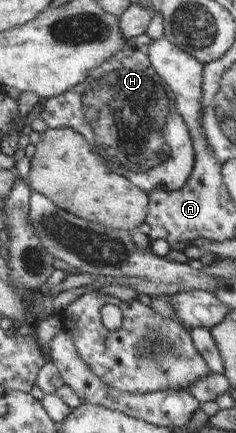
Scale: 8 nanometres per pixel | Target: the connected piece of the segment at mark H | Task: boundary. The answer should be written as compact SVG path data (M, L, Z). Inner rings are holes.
M146 33L128 39L120 52L92 70L81 84L42 101L40 119L48 128L66 127L79 132L85 141L96 147L103 165L126 177L145 193L155 190L172 192L187 183L195 165L195 156L189 128L176 109L175 93L162 81L149 61L148 47L151 42Z

